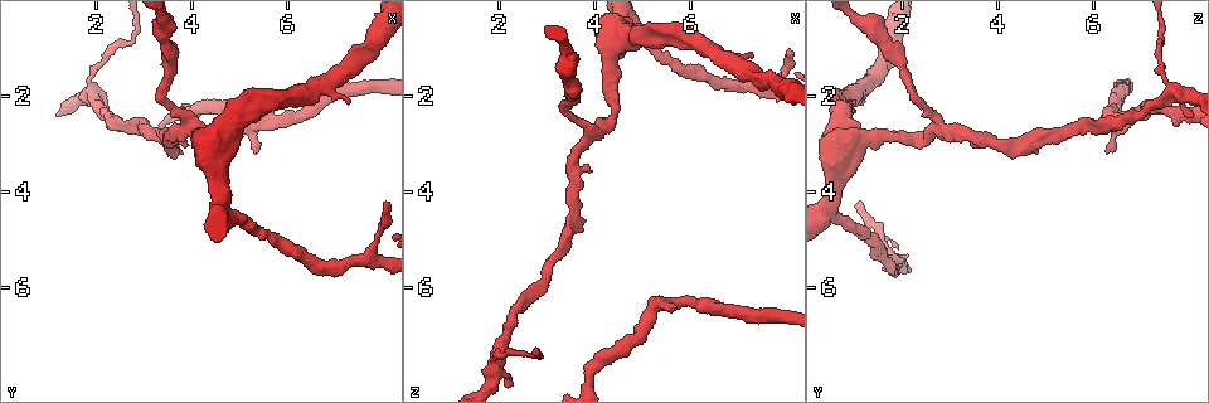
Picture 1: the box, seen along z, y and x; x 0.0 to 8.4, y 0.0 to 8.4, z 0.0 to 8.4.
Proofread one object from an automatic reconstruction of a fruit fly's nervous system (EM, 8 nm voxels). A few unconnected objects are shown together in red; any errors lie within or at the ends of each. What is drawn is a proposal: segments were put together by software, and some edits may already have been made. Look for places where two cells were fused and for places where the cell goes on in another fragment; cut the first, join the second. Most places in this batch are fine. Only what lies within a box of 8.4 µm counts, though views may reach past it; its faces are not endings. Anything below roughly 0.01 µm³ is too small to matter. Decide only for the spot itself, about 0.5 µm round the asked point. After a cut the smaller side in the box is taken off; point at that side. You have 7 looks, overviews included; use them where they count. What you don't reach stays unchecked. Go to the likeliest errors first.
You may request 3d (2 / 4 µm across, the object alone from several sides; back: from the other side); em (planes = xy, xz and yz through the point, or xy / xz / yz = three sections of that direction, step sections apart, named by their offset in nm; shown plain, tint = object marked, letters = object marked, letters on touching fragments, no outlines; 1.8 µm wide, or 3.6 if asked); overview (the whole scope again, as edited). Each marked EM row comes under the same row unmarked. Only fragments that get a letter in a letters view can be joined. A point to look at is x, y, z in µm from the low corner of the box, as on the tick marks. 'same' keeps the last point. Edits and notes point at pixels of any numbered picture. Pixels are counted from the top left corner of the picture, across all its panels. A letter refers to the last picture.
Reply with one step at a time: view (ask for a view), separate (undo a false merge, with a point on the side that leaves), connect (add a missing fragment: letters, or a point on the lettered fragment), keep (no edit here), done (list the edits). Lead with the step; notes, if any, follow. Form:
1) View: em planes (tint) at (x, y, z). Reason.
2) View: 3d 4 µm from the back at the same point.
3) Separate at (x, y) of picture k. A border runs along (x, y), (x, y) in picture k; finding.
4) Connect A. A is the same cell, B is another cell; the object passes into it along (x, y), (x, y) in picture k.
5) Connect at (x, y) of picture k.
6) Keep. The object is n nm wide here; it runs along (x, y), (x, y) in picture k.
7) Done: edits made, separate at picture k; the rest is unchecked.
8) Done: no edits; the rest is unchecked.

View: em planes (letters) at (1.95, 1.95, 7.60). A fork.

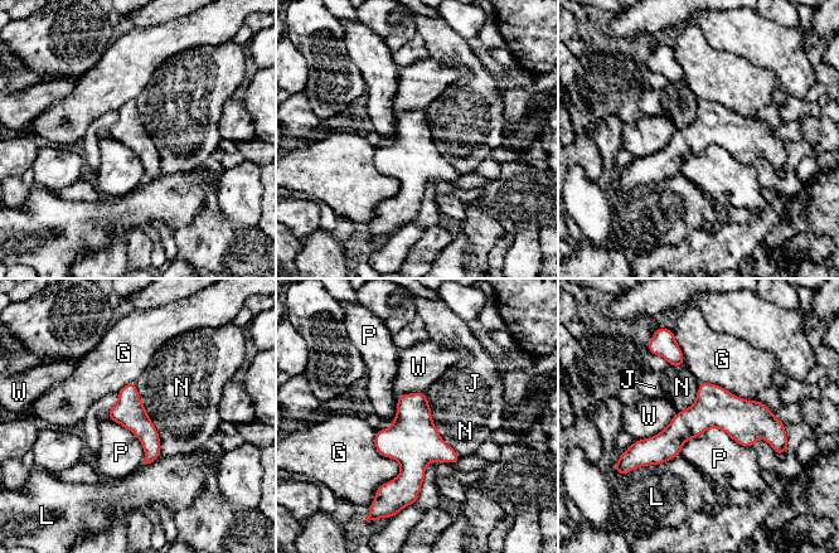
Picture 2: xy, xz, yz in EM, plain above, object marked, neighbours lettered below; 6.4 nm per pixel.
Keep. The longest contact is with P, 460 nm; G, J, L, N, P and W are other cells; a border runs along (751, 446), (707, 428), (679, 455) in picture 2; all the same cell.

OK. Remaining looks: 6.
View: em xz step 8 (letters) at (5.40, 3.20, 6.30). Free end.

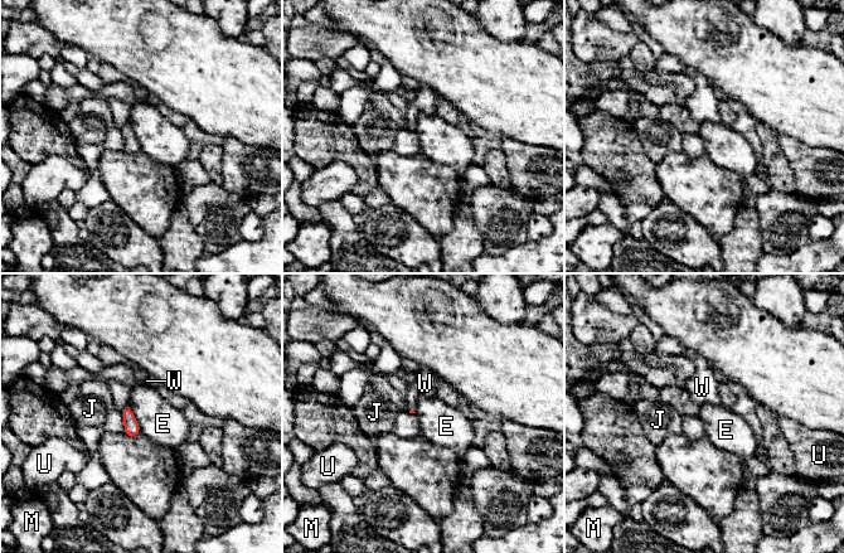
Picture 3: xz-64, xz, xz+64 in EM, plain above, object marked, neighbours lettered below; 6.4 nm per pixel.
View: em yz step 8 (letters) at the same point.

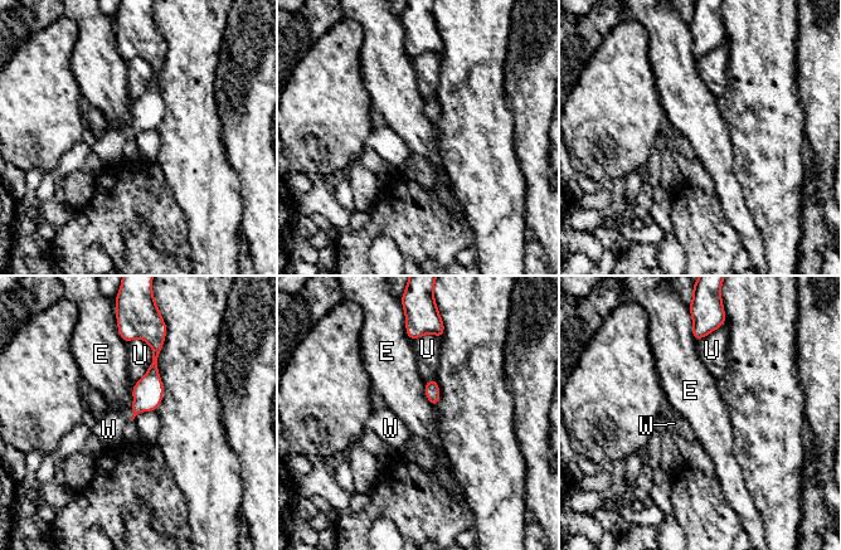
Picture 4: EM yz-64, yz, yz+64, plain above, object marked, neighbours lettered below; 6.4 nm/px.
Connect W. W is the same cell, E and U are other cells; the object passes into it along (147, 393), (134, 414), (108, 429) in picture 4; the cell continues.

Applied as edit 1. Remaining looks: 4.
View: em xy step 16 (tint) at (4.10, 2.65, 2.65). Side arm on a straight run.

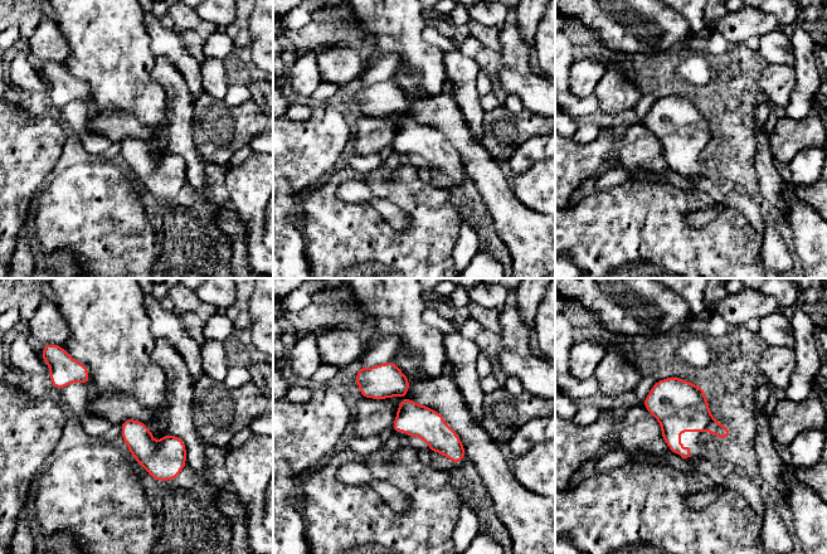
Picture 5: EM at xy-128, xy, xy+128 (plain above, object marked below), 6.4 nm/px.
View: em planes (tint) at the same point. Another direction.

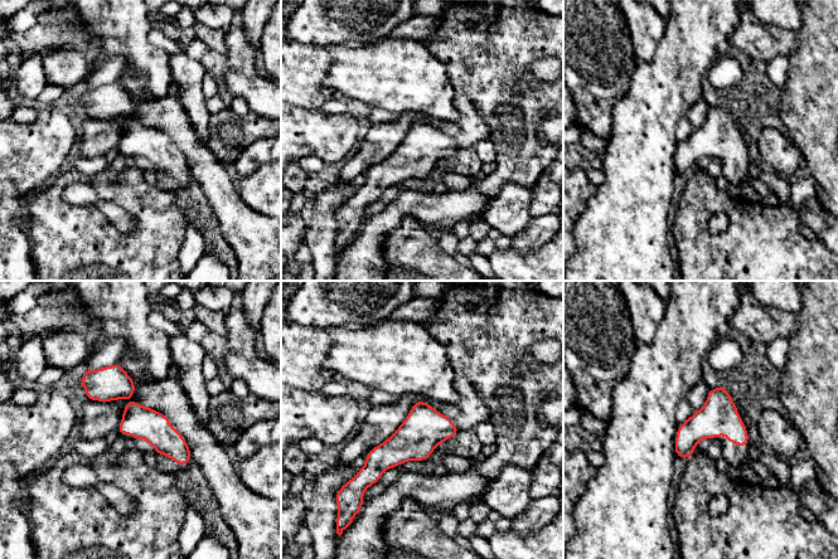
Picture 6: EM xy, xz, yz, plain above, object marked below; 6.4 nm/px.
View: em planes (letters) at the same point.

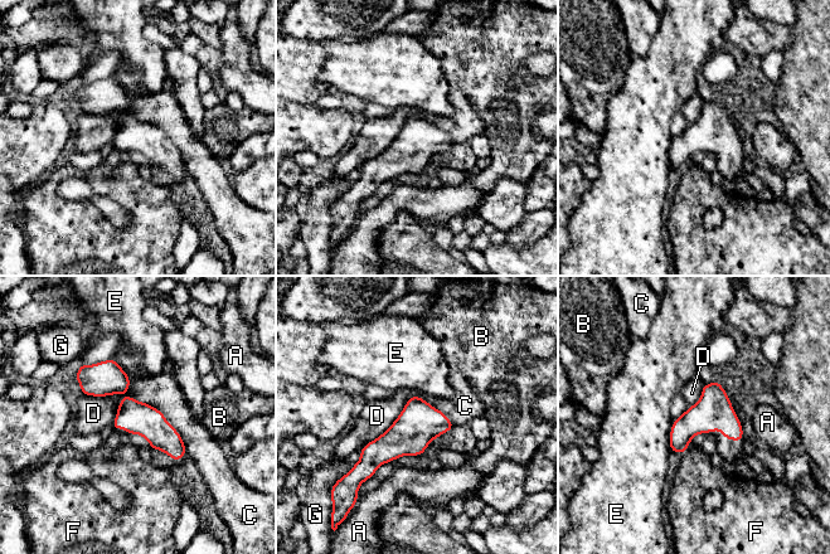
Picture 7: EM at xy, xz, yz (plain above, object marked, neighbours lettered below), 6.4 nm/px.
Keep. A, B, C, D, E, F and G are other cells; all the same cell.

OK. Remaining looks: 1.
Done: edits made, connect at picture 4; the rest is unchecked.

